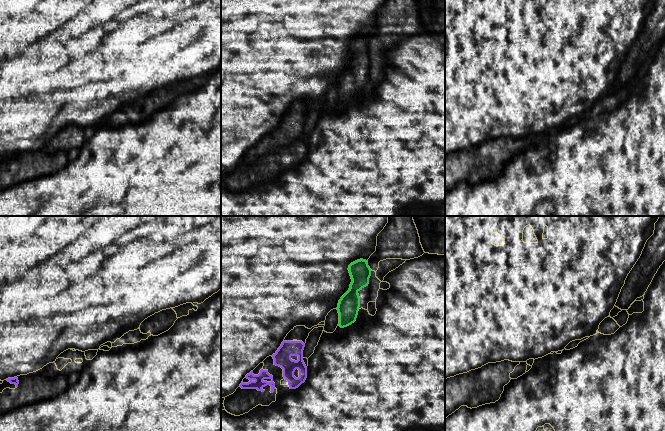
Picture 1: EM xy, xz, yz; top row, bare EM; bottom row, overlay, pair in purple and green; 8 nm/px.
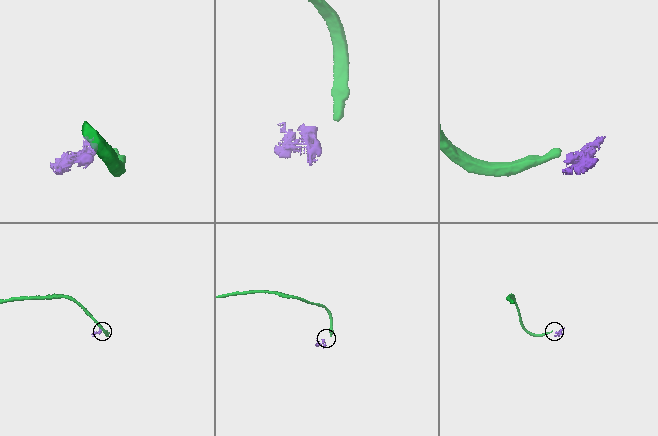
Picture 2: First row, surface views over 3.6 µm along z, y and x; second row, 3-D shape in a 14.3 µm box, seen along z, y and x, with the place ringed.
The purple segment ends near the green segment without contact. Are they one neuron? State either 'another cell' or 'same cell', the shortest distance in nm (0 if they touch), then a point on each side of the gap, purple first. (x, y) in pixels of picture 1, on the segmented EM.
another cell; 320 nm apart; from purple across xz (304, 344), (338, 324)

